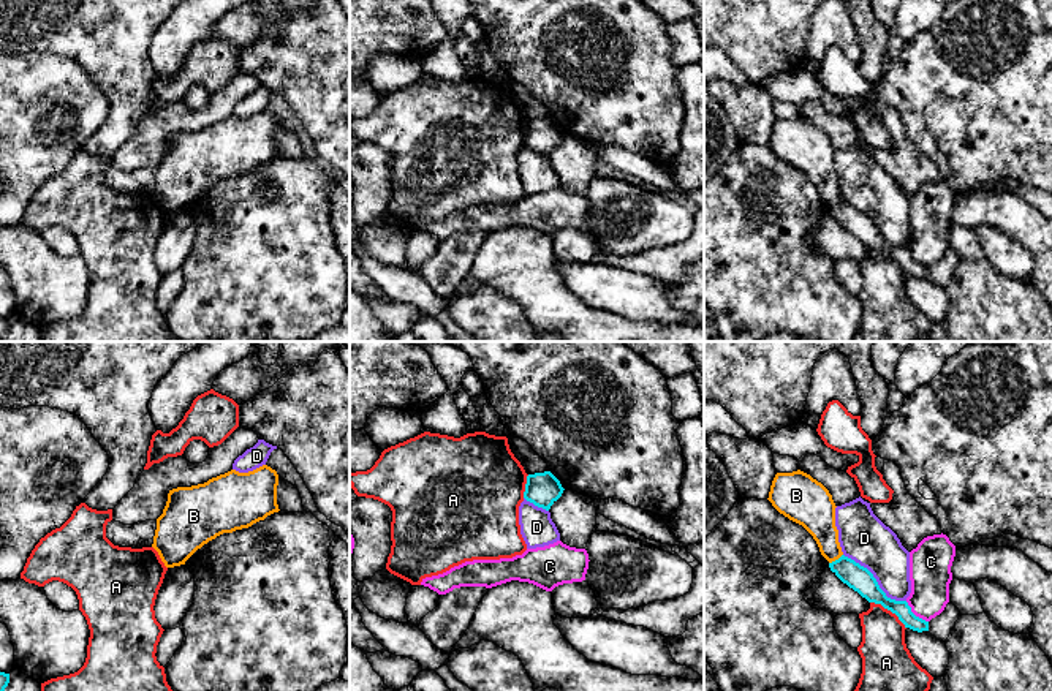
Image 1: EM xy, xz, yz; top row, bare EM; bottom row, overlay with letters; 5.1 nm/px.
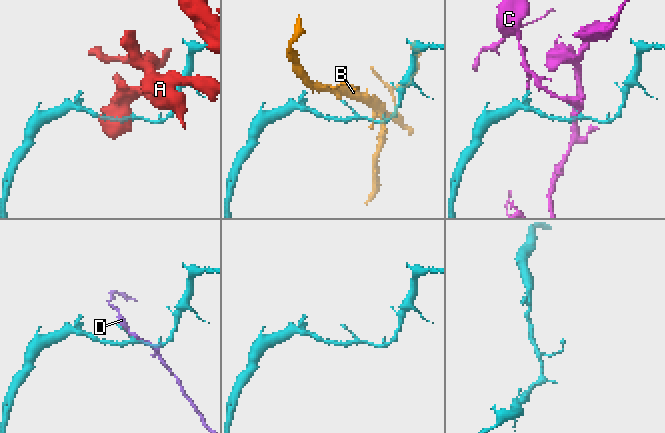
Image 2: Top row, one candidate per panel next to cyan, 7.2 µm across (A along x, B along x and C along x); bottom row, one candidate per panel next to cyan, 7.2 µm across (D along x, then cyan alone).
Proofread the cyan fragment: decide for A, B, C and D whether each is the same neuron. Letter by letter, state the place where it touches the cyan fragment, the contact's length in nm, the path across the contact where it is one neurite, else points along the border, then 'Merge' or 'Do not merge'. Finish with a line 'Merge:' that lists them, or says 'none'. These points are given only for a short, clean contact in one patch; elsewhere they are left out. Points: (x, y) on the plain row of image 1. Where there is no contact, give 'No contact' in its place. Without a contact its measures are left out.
A: Touches cyan at yz (889, 255). Shared border 240 nm. Do not merge
B: Touches cyan at yz (836, 206). Shared border 90 nm. Boundary: yz (842, 200), (829, 209). Do not merge
C: Touches cyan at yz (913, 260). Shared border 160 nm. Do not merge
D: Touches cyan at yz (875, 226). Shared border 400 nm. Do not merge
Merge: none

